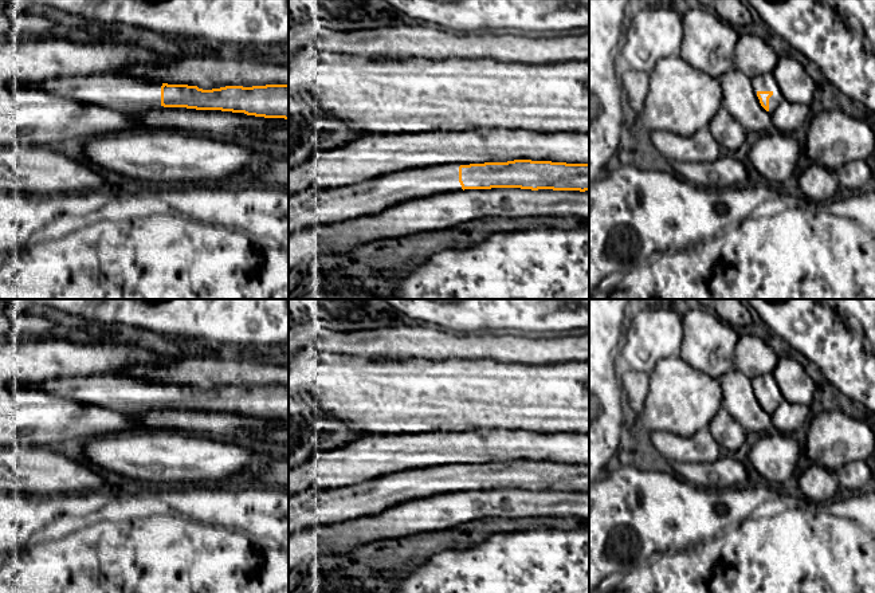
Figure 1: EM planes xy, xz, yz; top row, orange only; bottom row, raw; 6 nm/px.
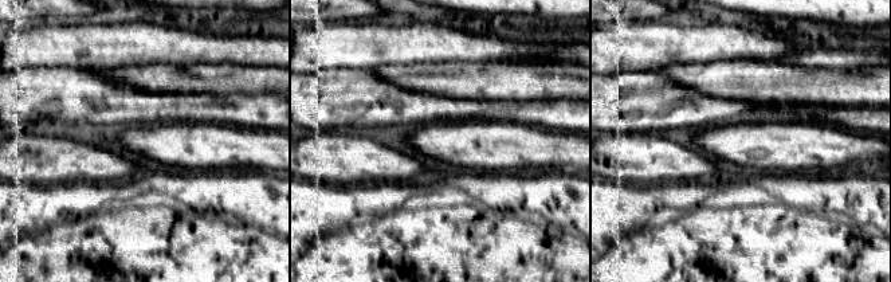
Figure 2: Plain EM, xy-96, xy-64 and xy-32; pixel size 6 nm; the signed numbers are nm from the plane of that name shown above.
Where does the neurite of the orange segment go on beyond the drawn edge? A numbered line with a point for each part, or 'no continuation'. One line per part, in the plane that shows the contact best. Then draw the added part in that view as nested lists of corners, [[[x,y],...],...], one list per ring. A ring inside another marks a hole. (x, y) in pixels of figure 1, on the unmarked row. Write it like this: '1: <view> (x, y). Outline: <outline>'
1: yz (766, 383). Outline: [[[773,373],[770,374],[764,374],[764,376],[758,376],[754,380],[752,380],[753,382],[753,390],[757,392],[772,392],[773,396],[769,398],[769,415],[772,415],[776,408],[781,404],[782,398],[782,393],[780,390],[780,386],[777,385]]]

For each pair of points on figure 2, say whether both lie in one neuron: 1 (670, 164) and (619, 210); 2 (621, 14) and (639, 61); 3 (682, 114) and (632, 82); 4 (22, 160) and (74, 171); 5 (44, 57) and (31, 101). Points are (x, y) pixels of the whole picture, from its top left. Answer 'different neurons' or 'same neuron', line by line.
1: different neurons
2: different neurons
3: same neuron
4: same neuron
5: different neurons

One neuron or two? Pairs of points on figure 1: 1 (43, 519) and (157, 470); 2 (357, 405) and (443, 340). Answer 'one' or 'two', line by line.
1: two
2: two

